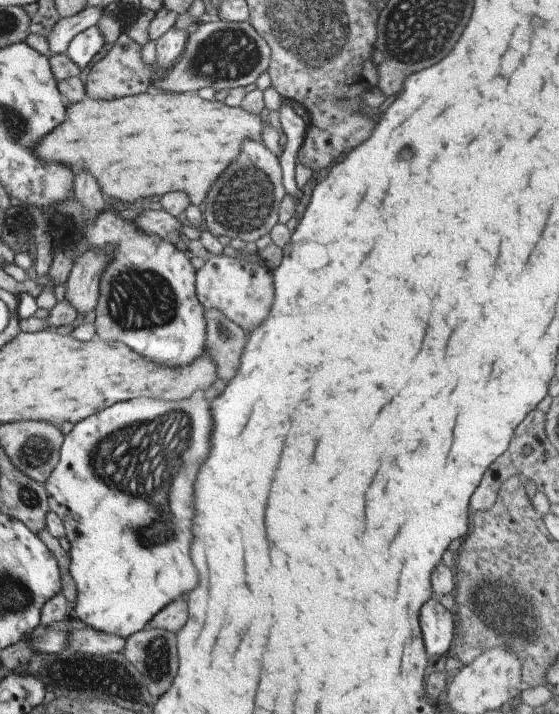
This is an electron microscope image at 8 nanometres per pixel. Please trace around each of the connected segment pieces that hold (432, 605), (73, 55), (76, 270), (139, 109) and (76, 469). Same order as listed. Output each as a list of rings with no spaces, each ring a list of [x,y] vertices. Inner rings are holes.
[[[430,600],[420,612],[420,626],[428,656],[438,656],[442,661],[454,639],[454,618],[438,600]]]
[[[94,25],[72,38],[66,54],[68,58],[72,59],[72,62],[76,63],[76,66],[84,69],[92,62],[92,58],[96,56],[104,44],[106,42],[104,42],[102,32],[98,30],[98,26]]]
[[[96,248],[76,257],[65,284],[64,300],[76,308],[77,314],[87,314],[95,310],[99,299],[98,286],[108,260],[110,254],[104,254]]]
[[[148,90],[144,92],[144,94],[135,94],[134,96],[117,98],[116,100],[94,100],[94,98],[87,96],[86,100],[82,100],[82,102],[67,103],[66,120],[64,120],[58,128],[54,128],[50,134],[46,134],[46,136],[32,148],[32,152],[36,154],[38,160],[42,160],[42,162],[46,162],[47,164],[56,162],[56,164],[68,166],[74,174],[78,174],[78,172],[82,172],[82,170],[90,172],[90,174],[96,178],[102,194],[108,196],[108,198],[116,198],[116,200],[122,200],[124,202],[135,202],[136,200],[150,198],[150,196],[162,196],[166,193],[180,191],[190,197],[191,204],[202,206],[204,200],[206,200],[206,196],[208,196],[208,192],[212,190],[212,184],[214,184],[214,182],[220,178],[220,174],[240,156],[242,141],[256,140],[256,142],[260,142],[260,144],[264,142],[262,140],[263,128],[264,122],[260,114],[250,114],[250,112],[246,112],[241,106],[230,107],[218,100],[207,101],[198,95],[191,96],[185,93],[172,94],[171,92]]]
[[[202,390],[177,401],[128,399],[87,416],[65,435],[58,464],[43,485],[50,511],[62,520],[70,542],[69,570],[78,590],[71,615],[78,624],[126,638],[140,632],[166,604],[194,588],[198,576],[188,554],[192,538],[188,528],[192,524],[192,482],[210,450],[210,403]],[[130,484],[134,492],[126,490]]]

